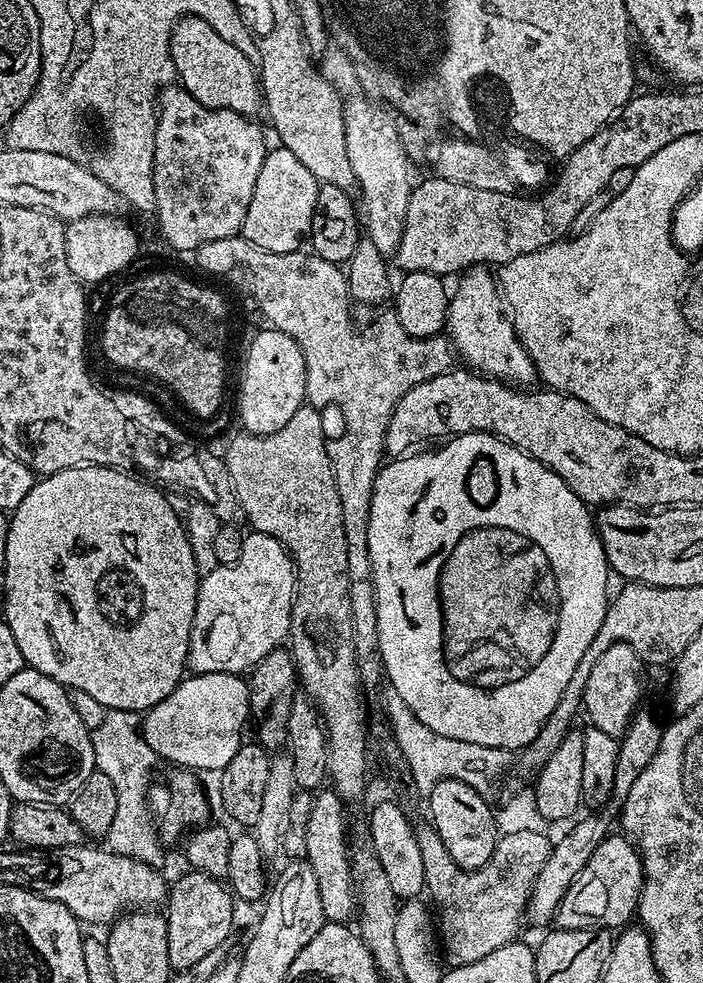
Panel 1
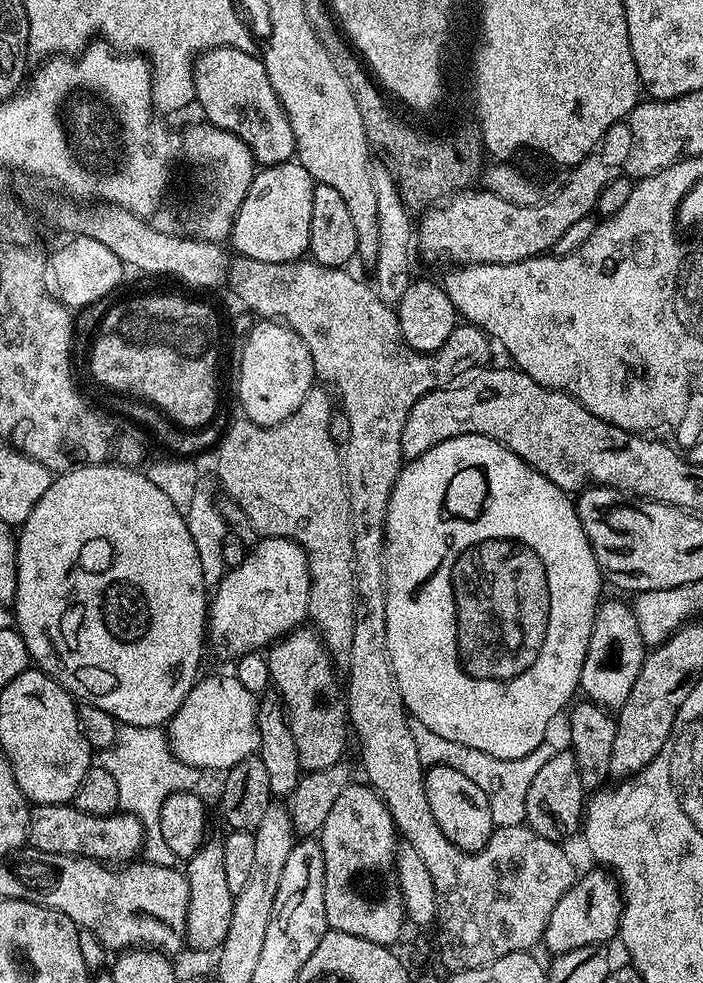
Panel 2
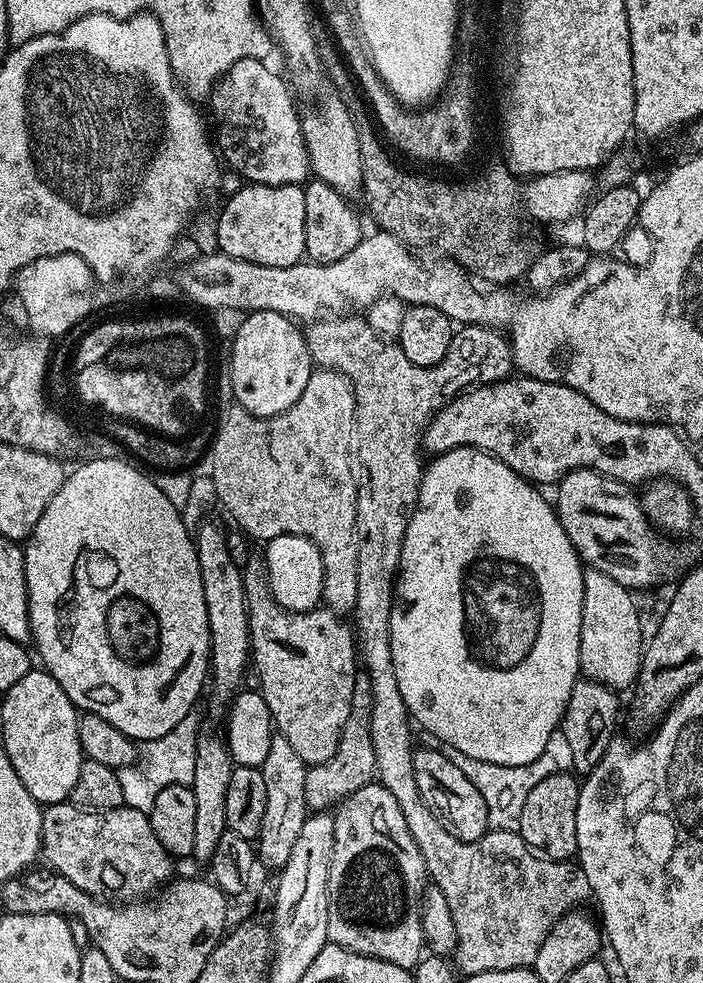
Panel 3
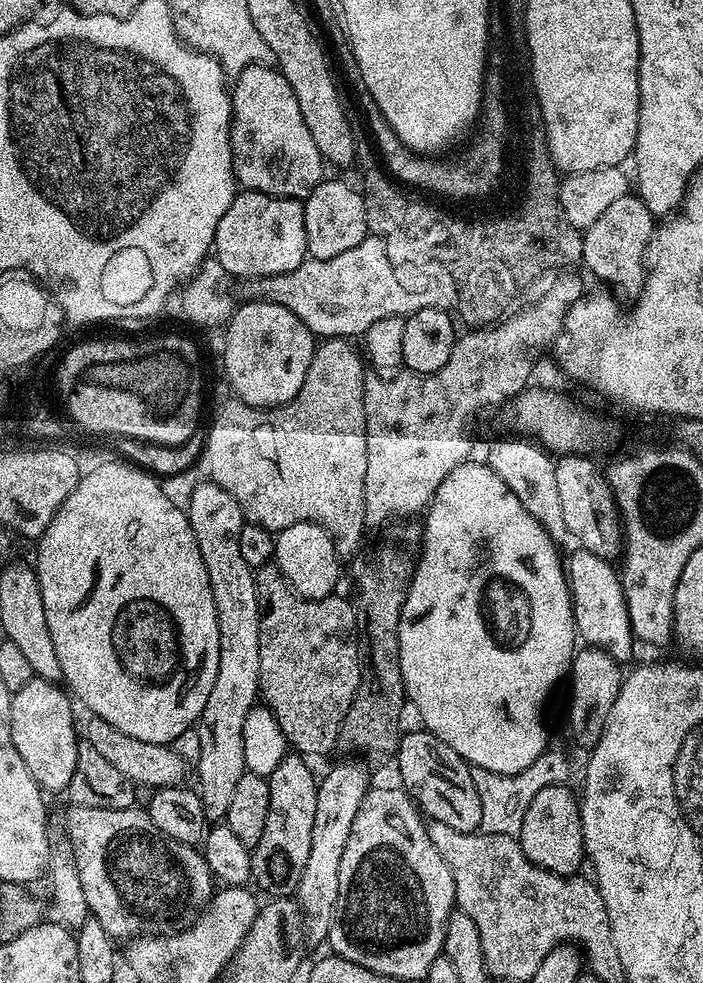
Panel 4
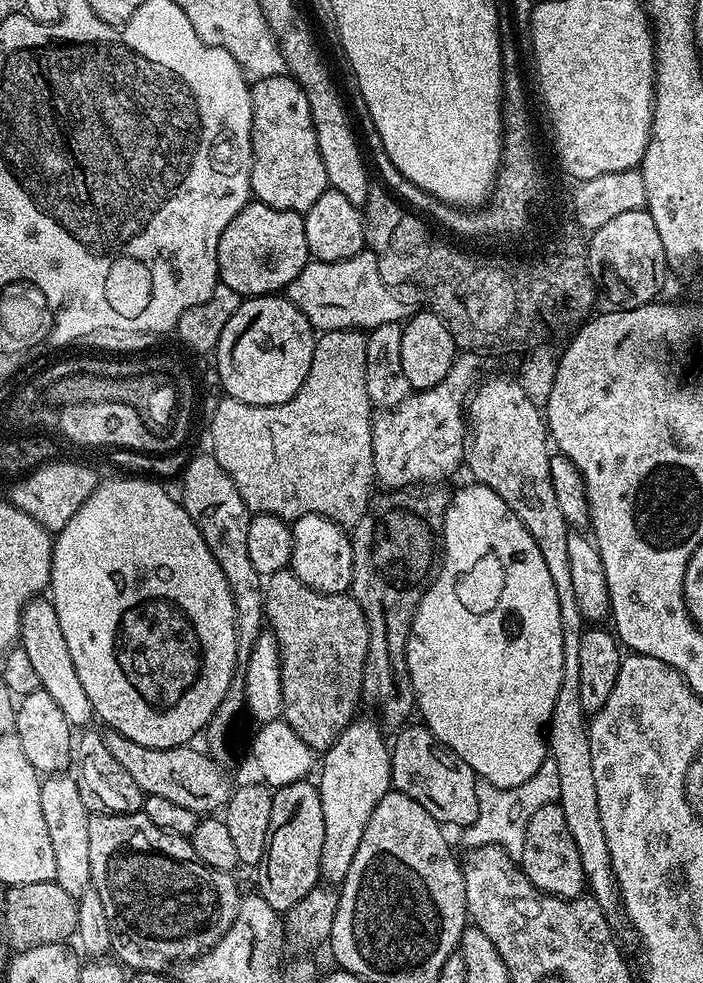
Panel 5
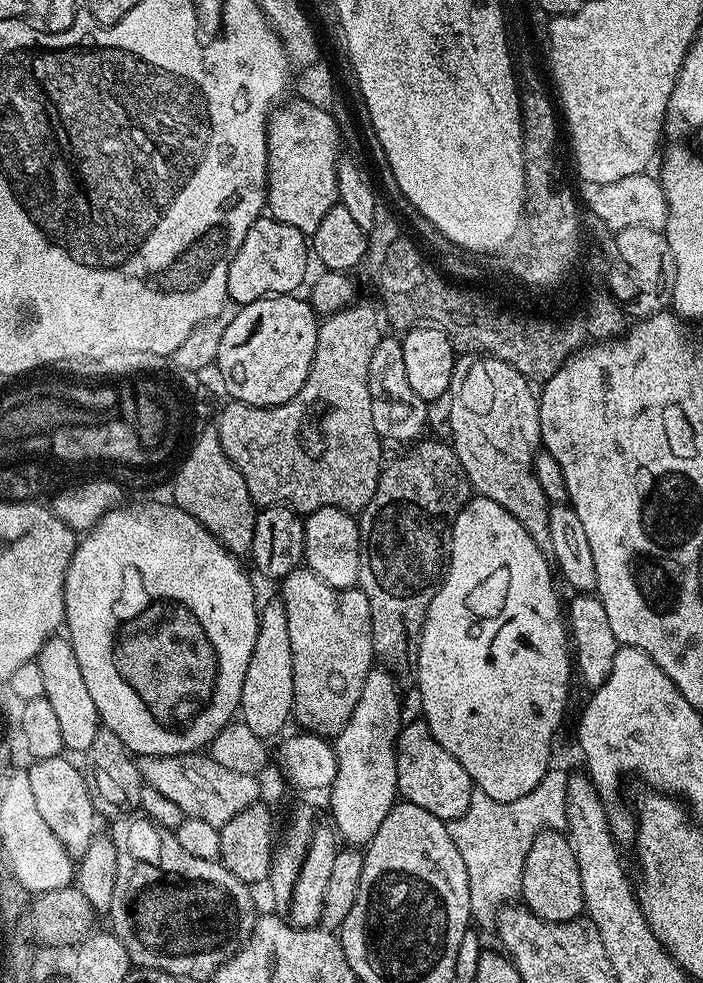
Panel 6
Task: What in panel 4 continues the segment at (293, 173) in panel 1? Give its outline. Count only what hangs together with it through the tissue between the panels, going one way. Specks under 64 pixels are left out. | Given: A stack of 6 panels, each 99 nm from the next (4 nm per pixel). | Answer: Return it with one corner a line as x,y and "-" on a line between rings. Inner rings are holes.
237,191
230,202
230,210
226,210
226,214
222,214
222,222
218,222
212,247
214,257
222,264
229,277
241,276
241,281
247,282
258,280
262,276
285,276
290,270
302,266
308,256
303,203
261,192

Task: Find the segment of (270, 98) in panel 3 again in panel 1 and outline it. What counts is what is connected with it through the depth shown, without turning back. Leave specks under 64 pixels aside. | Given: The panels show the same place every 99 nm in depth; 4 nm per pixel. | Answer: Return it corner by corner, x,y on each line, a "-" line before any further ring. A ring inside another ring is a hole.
184,16
172,28
170,38
170,54
174,62
176,80
202,106
234,110
249,118
259,117
262,112
262,89
258,68
253,61
238,50
210,22
197,16

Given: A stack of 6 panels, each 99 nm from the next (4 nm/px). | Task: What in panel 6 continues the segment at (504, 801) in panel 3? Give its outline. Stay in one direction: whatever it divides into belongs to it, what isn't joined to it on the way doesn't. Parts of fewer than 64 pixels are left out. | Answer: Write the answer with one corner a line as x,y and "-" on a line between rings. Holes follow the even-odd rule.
549,767
542,782
538,782
530,794
514,798
514,802
498,802
490,798
490,794
473,791
466,814
448,824
450,838
454,838
458,854
462,854
462,862
466,862
472,920
481,933
495,933
496,915
509,902
515,901
512,899
520,896
522,866
536,835
545,830
567,829
566,786
569,773
556,767

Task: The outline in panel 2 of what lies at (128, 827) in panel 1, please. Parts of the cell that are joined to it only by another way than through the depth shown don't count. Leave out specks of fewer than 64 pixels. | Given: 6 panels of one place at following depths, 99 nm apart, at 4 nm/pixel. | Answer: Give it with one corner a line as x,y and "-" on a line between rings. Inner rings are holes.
121,725
115,742
101,751
101,767
110,771
118,787
119,809
139,819
145,831
143,857
149,864
174,868
179,865
177,855
170,850
160,828
162,804
174,792
195,791
201,771
178,761
168,744
167,733
161,728

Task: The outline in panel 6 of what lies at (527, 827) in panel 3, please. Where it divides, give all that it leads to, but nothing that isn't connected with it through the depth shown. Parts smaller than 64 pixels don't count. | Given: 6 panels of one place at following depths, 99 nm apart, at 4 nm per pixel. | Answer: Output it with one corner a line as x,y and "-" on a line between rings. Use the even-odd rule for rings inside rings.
545,830
534,838
522,866
520,887
523,907
545,922
575,920
584,912
582,874
578,874
578,858
570,846
567,835
560,830

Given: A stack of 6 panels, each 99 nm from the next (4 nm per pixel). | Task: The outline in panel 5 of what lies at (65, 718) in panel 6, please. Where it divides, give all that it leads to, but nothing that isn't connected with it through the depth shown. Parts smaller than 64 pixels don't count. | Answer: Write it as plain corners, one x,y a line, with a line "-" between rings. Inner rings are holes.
47,599
32,600
22,610
18,644
26,650
26,654
31,659
42,691
50,694
54,702
58,702
62,714
66,714
66,722
79,726
86,723
88,719
93,719
92,703
90,698
86,698
86,689
78,679
78,670
74,670
70,649
66,647
66,638
62,638
62,626
58,626
58,614
54,614
54,606

